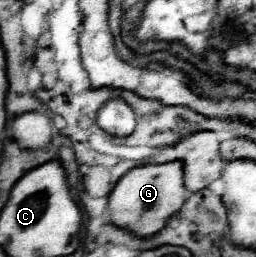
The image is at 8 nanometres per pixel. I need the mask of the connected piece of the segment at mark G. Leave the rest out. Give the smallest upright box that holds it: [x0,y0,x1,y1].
[109,160,189,236]

